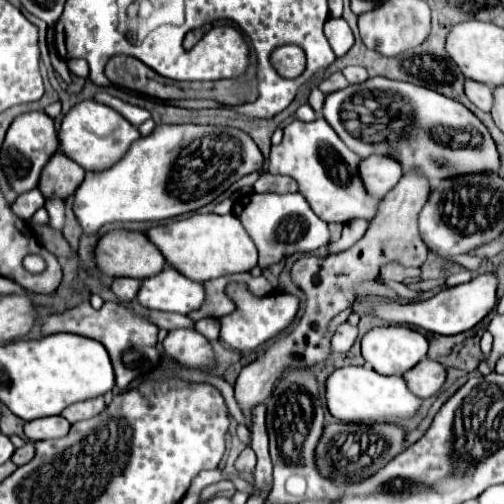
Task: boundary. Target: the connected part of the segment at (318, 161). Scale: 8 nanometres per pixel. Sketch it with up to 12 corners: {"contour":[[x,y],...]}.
{"contour":[[323,118],[293,120],[269,172],[321,220],[371,220],[361,158]]}

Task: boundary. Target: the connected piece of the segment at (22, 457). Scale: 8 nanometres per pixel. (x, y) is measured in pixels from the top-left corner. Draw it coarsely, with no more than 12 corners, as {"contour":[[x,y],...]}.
{"contour":[[33,442],[17,448],[13,460],[17,466],[31,462],[35,454]]}

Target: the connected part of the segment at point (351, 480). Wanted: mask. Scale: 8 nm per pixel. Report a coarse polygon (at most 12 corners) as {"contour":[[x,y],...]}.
{"contour":[[325,424],[315,466],[333,484],[373,476],[401,450],[397,424]]}

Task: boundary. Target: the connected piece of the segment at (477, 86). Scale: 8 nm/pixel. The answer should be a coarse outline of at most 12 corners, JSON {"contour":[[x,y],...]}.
{"contour":[[465,80],[465,94],[483,112],[491,110],[493,90]]}

